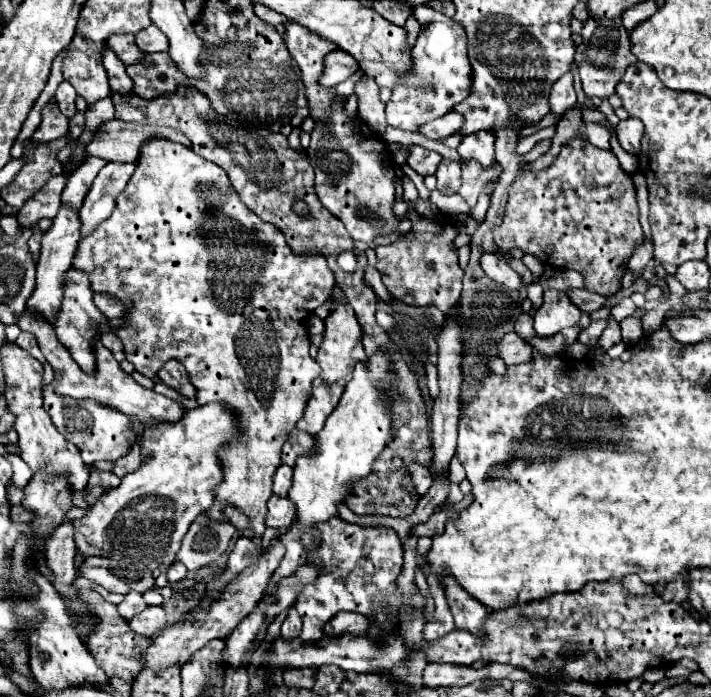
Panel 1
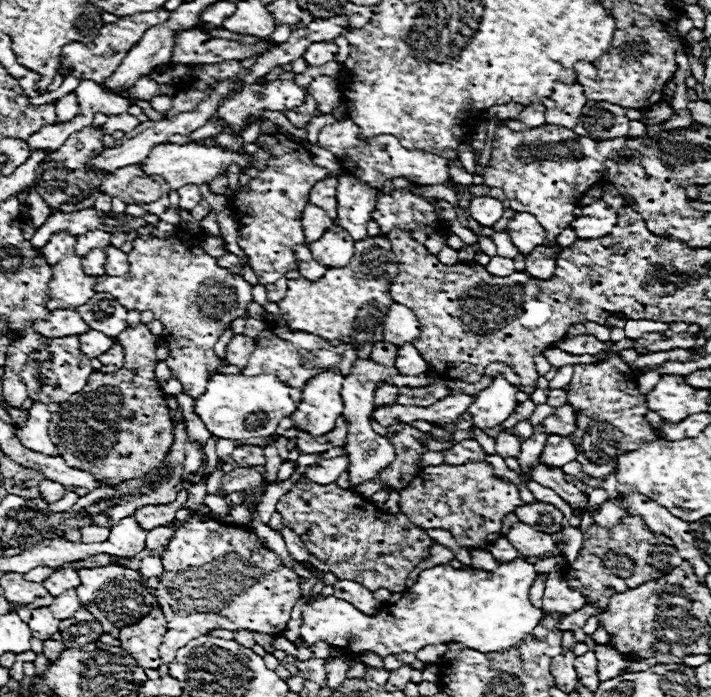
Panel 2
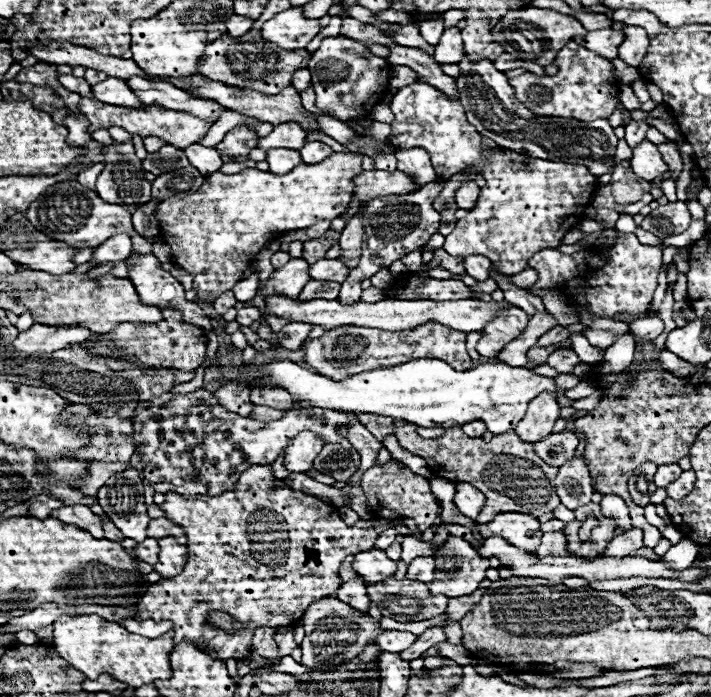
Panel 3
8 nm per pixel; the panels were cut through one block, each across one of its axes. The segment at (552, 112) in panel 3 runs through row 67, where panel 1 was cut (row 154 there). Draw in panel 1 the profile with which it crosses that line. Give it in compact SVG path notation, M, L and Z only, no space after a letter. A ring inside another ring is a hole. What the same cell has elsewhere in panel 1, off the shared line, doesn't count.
M576 138L576 142L570 142L570 148L566 148L568 146L562 148L552 166L546 170L532 174L520 172L516 176L514 184L510 186L504 220L494 230L494 242L502 250L514 250L520 246L524 254L532 254L550 266L578 270L584 276L586 290L602 296L614 296L620 290L620 266L628 262L632 256L632 246L644 236L638 222L636 190L632 178L628 178L628 174L620 168L610 150L600 150L582 138Z

